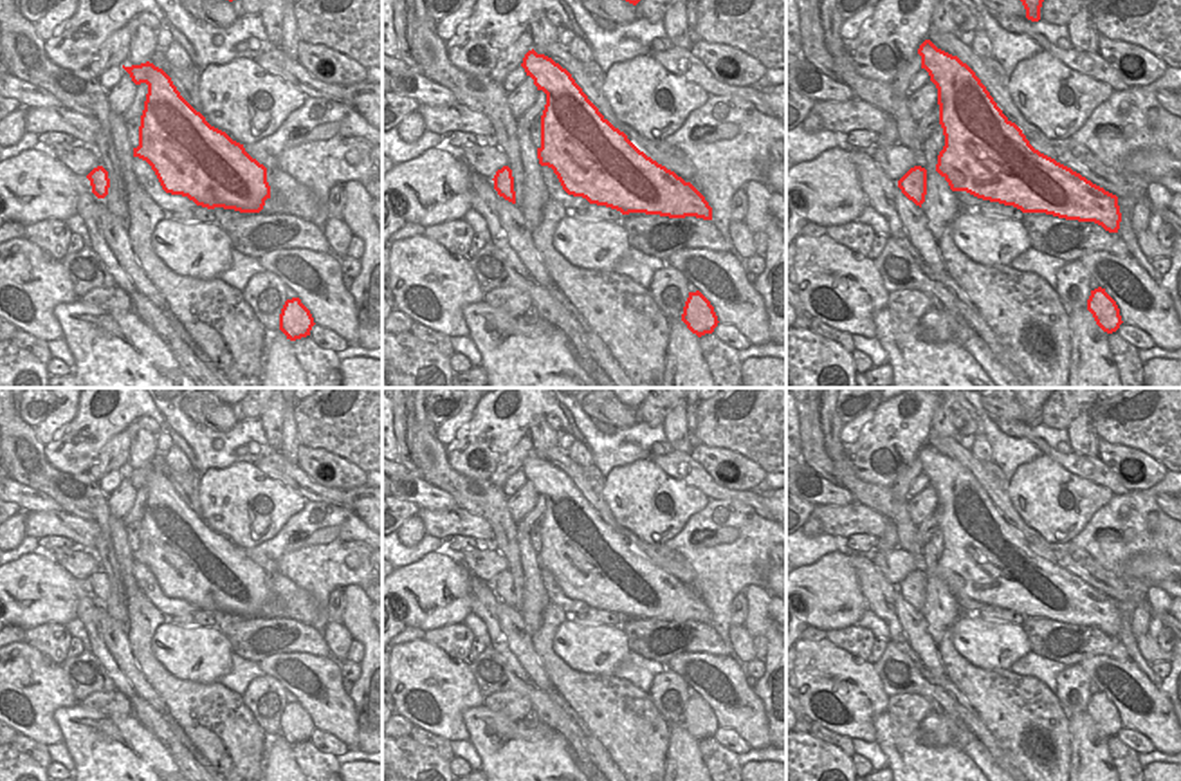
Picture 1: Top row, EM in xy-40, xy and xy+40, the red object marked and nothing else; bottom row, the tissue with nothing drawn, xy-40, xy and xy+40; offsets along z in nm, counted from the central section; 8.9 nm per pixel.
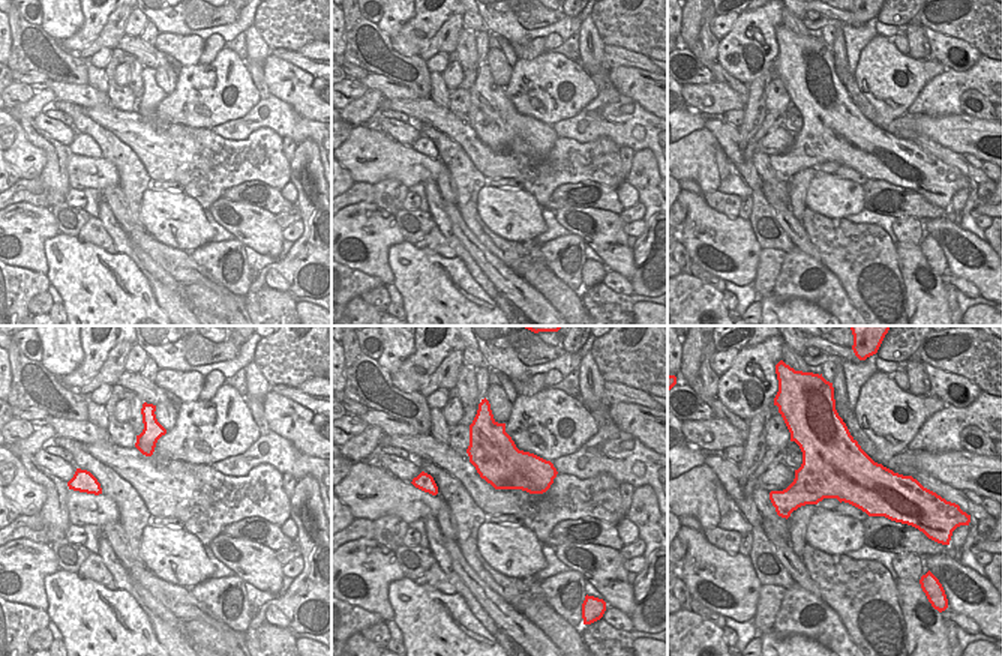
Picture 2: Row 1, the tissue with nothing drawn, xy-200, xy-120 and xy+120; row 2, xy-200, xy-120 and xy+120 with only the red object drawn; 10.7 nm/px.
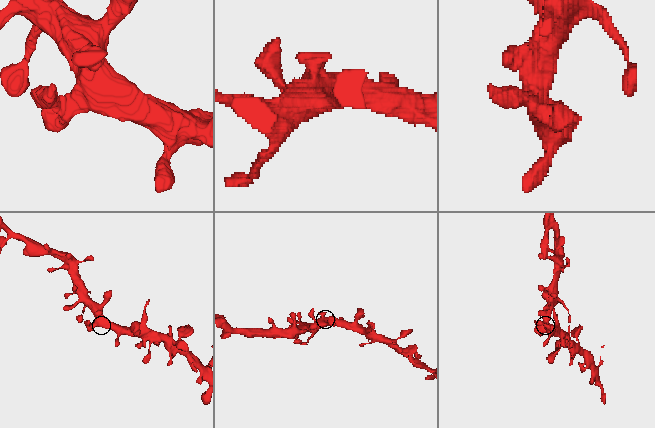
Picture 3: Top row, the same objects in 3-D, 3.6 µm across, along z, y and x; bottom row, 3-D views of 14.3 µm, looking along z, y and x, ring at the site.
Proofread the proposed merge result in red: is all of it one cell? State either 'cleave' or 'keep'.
keep

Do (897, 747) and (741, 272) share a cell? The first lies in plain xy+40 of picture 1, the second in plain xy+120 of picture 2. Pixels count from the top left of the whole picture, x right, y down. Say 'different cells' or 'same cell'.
different cells

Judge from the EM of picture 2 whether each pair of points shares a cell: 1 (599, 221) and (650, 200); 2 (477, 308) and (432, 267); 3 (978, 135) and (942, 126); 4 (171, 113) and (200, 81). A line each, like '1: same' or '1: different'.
1: different
2: same
3: same
4: same

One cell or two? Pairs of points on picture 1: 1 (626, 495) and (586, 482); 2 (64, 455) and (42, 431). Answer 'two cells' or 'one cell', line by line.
1: two cells
2: two cells

